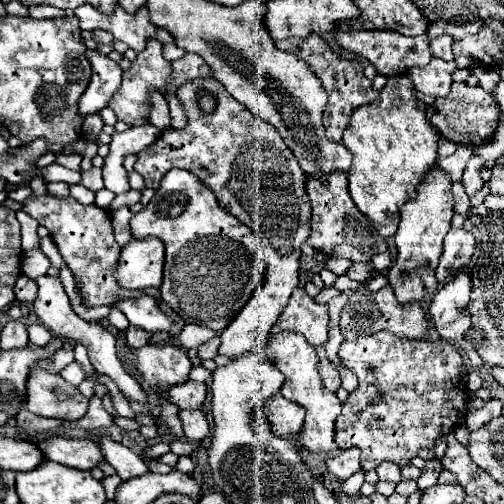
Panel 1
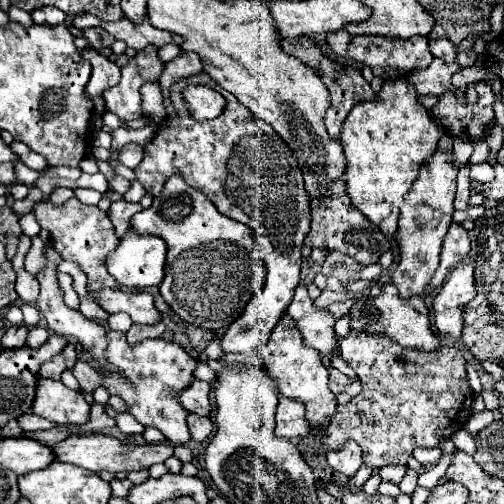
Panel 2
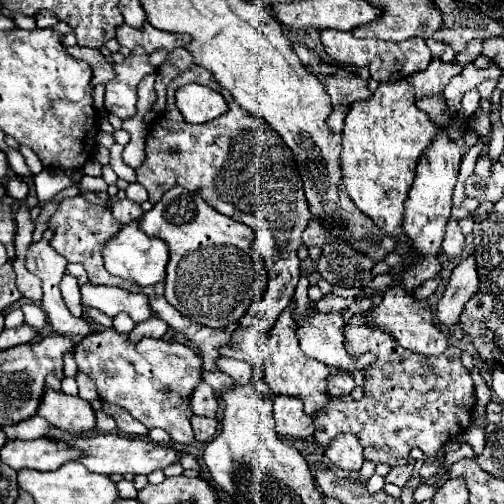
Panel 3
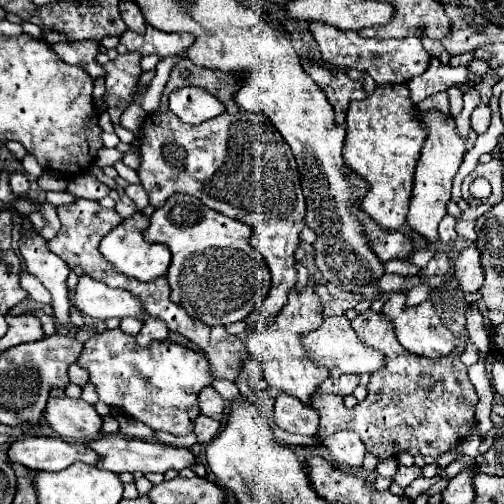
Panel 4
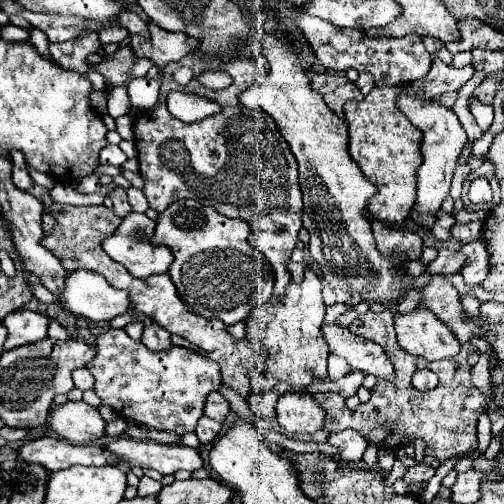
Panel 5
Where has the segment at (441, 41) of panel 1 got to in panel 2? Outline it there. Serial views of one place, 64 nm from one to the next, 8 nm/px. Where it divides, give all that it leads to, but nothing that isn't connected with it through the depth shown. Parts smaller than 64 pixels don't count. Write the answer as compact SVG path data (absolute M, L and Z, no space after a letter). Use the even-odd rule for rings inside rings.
M438 38L438 40L430 40L430 50L436 58L442 58L444 62L454 62L456 60L456 48L452 42L444 40L444 38Z

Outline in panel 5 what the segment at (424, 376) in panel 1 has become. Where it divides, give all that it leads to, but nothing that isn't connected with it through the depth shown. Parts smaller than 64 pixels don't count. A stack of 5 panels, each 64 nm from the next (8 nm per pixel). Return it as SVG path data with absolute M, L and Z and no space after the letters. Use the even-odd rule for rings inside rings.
M390 310L360 314L350 326L356 336L362 336L366 340L372 340L380 344L390 358L390 362L396 368L396 380L386 382L378 380L378 386L372 390L372 398L366 404L358 404L354 410L350 410L345 404L345 399L338 394L316 393L315 398L326 412L324 428L330 432L340 432L346 428L352 428L360 432L370 444L386 450L398 450L408 442L414 442L416 438L422 438L426 442L426 456L438 458L440 462L454 458L458 454L472 454L478 448L476 438L476 422L482 412L488 410L492 396L486 396L480 392L470 378L472 366L468 364L468 354L480 354L478 348L474 348L470 342L462 346L458 358L442 360L442 362L428 362L422 358L416 358L408 352L404 352L396 340L394 332L394 314ZM430 368L438 374L440 384L434 390L420 392L412 388L410 378L416 370Z

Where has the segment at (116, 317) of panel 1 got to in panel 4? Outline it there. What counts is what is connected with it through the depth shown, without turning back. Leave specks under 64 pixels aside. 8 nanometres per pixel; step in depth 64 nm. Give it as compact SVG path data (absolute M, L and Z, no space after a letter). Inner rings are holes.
M122 318L122 324L120 324L120 330L122 332L136 336L140 332L140 328L142 328L142 322L140 320L136 320L136 318Z

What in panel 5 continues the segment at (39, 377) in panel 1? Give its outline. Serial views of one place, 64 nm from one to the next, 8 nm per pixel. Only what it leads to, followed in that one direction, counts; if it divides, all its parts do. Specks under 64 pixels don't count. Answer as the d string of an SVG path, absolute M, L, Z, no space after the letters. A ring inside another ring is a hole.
M68 402L52 408L50 428L72 444L92 444L106 434L106 420L86 402Z

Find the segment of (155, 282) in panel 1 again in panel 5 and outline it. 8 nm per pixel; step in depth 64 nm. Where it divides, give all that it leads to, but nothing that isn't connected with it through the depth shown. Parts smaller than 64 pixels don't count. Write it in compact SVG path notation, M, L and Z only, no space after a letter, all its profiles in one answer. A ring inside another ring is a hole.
M130 212L122 224L118 226L118 230L114 232L114 236L106 238L102 242L102 248L104 252L120 262L132 276L136 278L148 278L152 274L162 274L162 272L168 272L168 266L172 264L172 252L168 252L166 246L154 246L152 244L152 232L156 228L156 222L150 220L146 214L136 214L136 212Z

